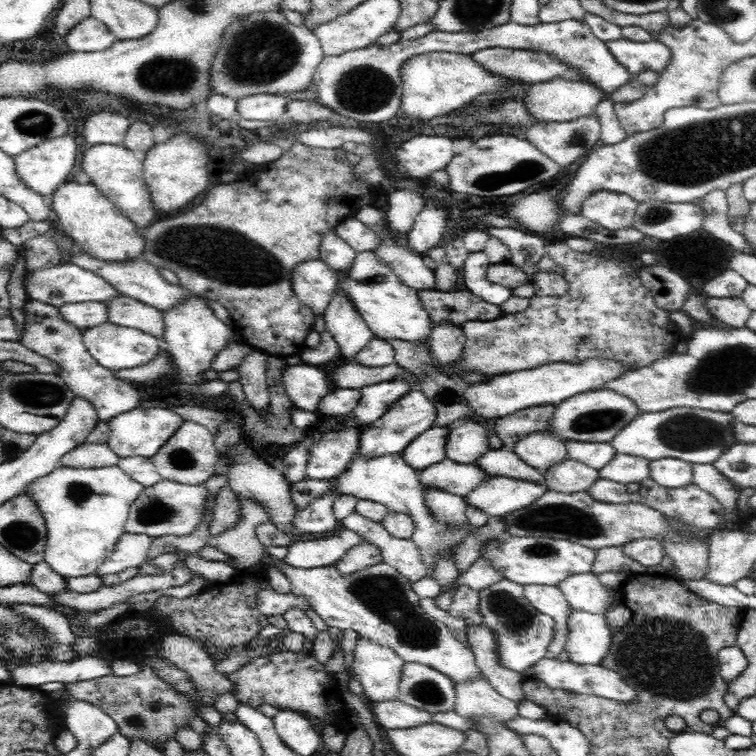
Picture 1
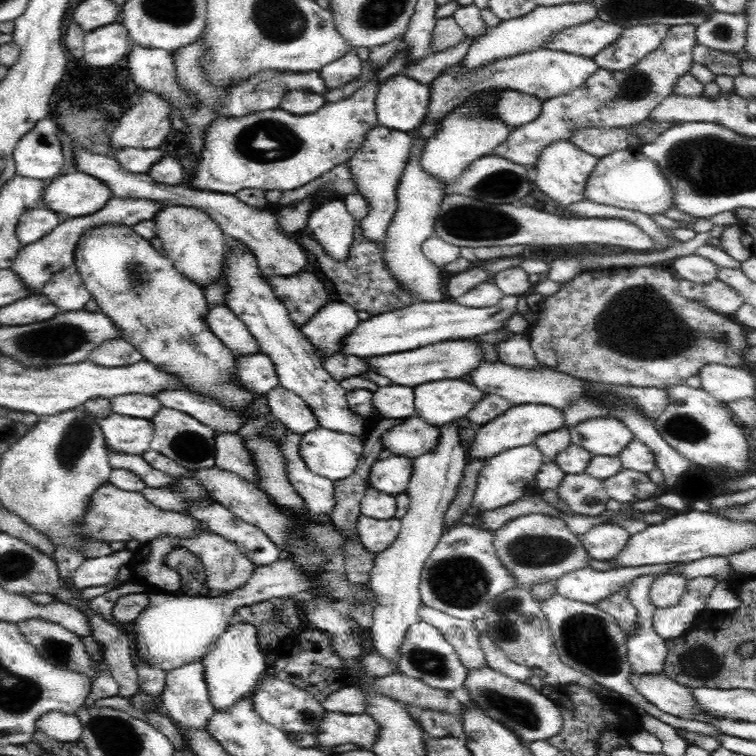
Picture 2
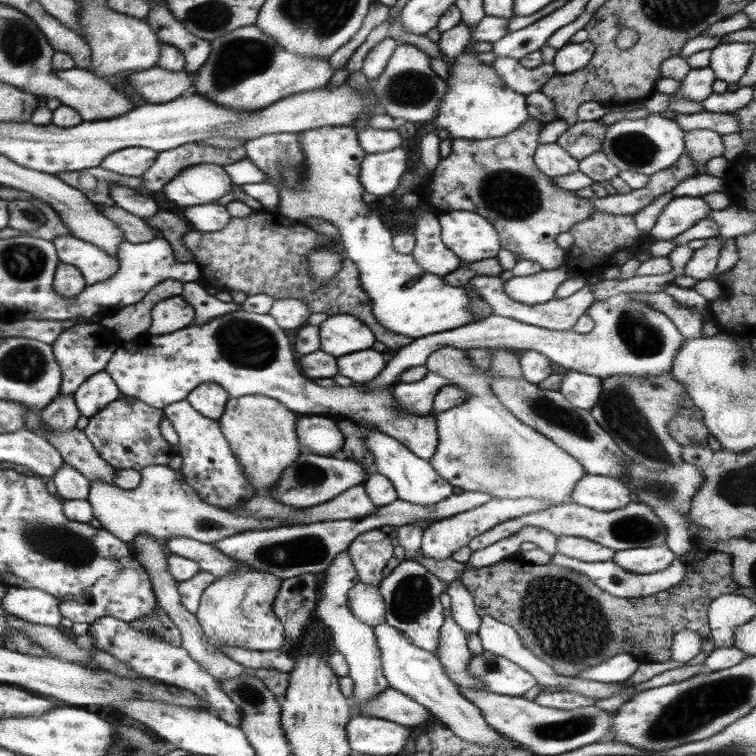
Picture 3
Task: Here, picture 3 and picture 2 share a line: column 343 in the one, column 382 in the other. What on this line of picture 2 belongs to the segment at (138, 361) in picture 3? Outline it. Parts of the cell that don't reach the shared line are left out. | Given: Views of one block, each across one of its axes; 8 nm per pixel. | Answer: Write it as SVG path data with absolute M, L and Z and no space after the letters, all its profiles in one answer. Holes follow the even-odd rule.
M388 385L378 387L373 392L372 402L383 419L403 419L416 415L414 388Z

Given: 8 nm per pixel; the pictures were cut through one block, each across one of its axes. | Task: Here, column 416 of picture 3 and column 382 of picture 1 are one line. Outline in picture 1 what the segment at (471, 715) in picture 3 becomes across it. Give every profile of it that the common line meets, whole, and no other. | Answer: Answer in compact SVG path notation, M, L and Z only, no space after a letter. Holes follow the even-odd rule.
M359 639L349 672L361 685L364 701L373 706L400 701L399 683L404 663L392 649Z

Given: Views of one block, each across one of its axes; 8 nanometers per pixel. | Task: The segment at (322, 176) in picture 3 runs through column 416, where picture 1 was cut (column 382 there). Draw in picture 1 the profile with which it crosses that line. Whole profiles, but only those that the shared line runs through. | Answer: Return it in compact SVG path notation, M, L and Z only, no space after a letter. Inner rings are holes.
M373 252L357 254L347 274L337 283L335 293L352 301L354 309L360 313L374 337L388 342L395 339L418 343L424 341L429 345L433 325L422 303L418 301L416 289L402 283L386 264L381 264L375 258Z

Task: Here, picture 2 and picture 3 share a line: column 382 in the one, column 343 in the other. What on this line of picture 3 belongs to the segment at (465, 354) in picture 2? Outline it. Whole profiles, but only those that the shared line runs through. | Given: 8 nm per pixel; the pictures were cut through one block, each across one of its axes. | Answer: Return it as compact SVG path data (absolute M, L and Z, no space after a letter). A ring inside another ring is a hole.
M359 350L337 358L337 374L351 380L351 385L373 380L385 366L385 358L375 350Z

